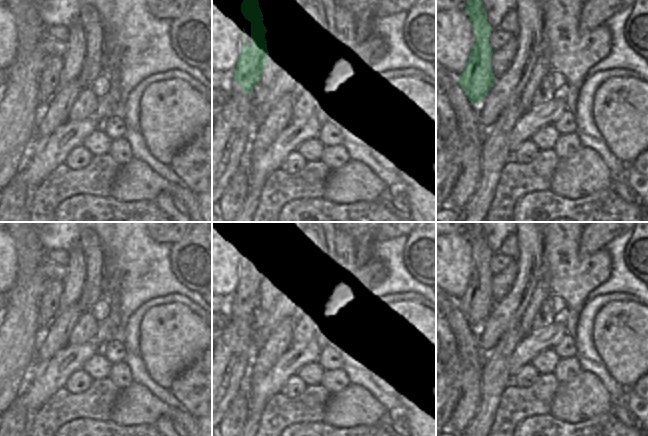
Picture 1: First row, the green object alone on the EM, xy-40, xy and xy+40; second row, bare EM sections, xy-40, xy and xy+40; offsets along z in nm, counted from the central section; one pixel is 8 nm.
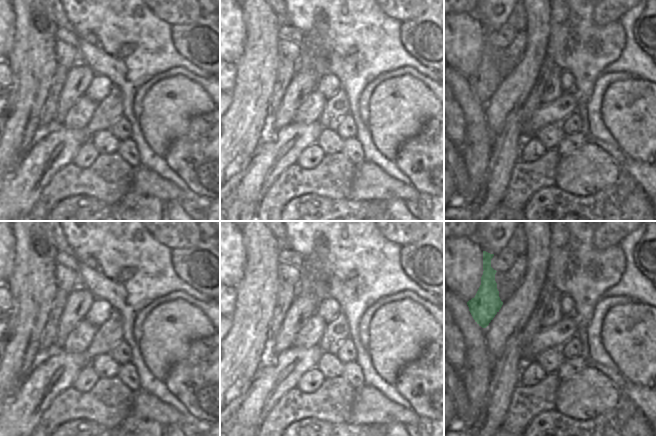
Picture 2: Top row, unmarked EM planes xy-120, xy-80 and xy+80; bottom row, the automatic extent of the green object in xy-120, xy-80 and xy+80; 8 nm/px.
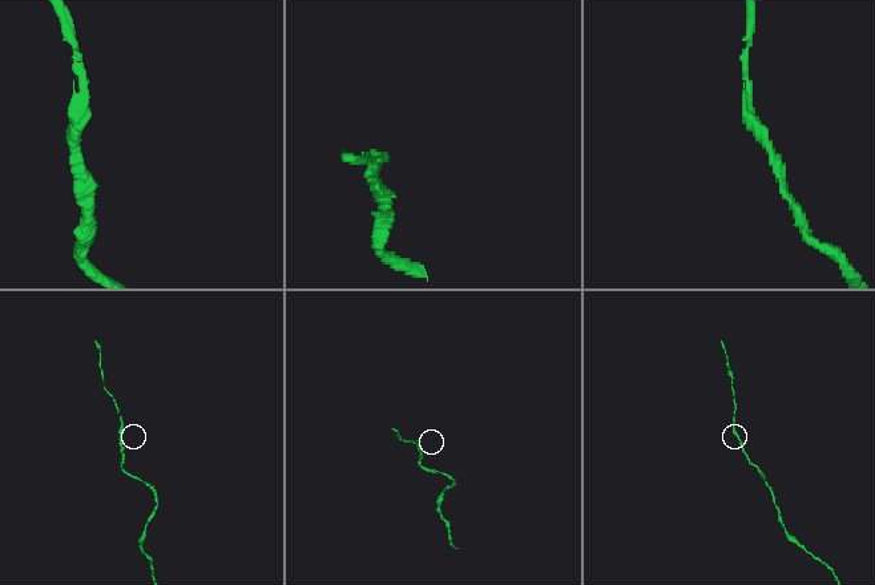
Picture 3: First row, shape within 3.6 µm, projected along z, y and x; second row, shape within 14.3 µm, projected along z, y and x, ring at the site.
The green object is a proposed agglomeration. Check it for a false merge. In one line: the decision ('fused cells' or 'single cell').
single cell

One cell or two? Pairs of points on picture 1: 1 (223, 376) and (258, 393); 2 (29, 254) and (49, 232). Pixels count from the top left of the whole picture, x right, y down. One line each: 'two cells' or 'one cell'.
1: two cells
2: two cells

